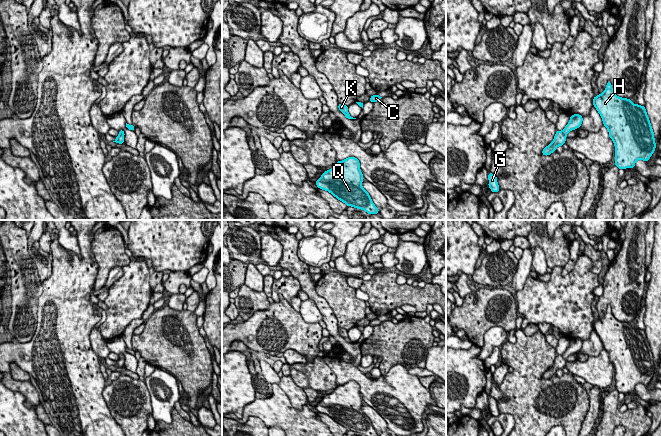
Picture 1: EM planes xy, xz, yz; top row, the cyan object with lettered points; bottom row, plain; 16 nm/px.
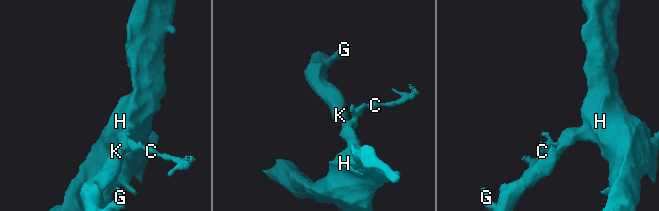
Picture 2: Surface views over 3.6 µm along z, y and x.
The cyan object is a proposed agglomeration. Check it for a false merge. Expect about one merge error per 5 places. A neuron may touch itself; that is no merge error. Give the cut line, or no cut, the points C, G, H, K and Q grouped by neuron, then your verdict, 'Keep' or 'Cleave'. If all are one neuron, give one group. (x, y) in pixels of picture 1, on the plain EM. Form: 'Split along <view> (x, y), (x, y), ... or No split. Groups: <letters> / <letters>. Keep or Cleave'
No split. Groups: C G H K Q. Keep

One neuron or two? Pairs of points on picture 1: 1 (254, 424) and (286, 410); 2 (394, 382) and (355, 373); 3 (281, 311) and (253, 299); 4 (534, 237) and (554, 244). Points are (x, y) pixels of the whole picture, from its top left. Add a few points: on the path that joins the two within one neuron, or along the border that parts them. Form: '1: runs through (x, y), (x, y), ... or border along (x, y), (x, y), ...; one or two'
1: border along (242, 422), (250, 416), (257, 416), (266, 425); two
2: runs through (390, 389), (371, 389), (367, 385); one
3: border along (270, 303), (265, 309), (257, 310), (248, 319); two
4: runs through (539, 237), (549, 244); one

